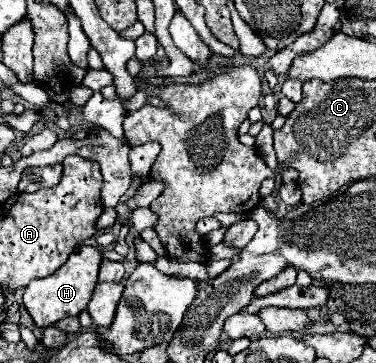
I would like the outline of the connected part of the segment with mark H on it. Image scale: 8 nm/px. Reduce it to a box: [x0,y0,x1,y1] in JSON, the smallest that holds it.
[23,245,103,327]

